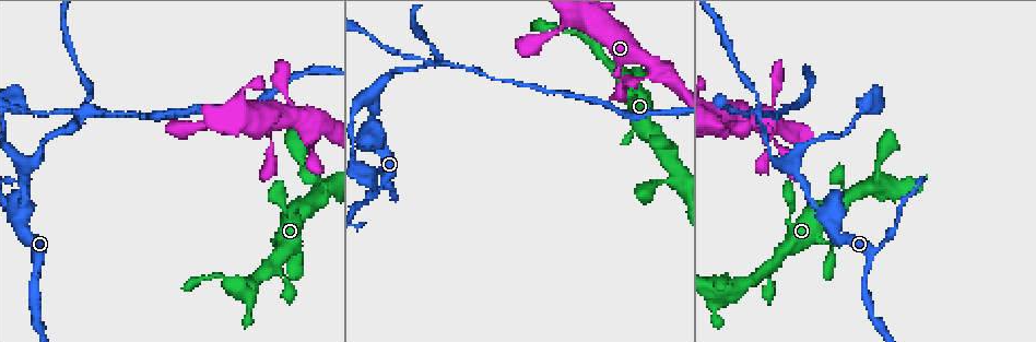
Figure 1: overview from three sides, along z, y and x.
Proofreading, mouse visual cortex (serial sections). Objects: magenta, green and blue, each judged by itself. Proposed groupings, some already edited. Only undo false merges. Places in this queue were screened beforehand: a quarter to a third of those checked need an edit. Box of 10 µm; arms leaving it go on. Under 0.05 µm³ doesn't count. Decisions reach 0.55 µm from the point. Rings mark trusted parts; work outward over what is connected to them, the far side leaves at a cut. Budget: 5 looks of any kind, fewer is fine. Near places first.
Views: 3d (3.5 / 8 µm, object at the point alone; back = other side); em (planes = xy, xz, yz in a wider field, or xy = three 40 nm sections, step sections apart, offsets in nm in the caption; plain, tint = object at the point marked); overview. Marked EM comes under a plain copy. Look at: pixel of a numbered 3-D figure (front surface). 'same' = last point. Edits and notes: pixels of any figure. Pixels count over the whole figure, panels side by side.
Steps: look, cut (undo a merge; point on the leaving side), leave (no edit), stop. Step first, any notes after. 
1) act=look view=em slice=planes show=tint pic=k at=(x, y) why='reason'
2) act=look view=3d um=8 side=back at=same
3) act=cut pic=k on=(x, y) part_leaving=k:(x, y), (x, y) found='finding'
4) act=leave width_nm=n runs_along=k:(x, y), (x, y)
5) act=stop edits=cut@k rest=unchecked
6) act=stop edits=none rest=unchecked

act=look view=3d um=3.5 side=back pic=1 at=(19, 218) why='sharp bend'

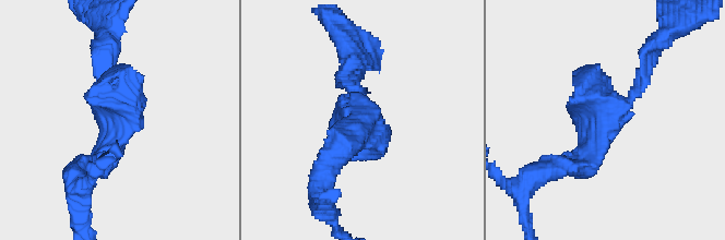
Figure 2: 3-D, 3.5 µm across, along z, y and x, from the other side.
act=look view=em slice=xy step=2 show=tint pic=2 at=(607, 120)

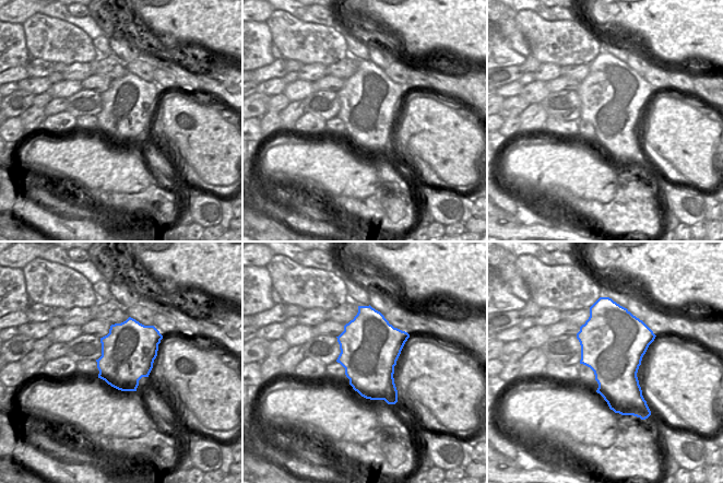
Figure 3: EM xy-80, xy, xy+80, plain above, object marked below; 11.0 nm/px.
act=leave runs_along=2:(570, 168), (629, 102), (645, 64) found='all the same cell'

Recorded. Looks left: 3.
act=look view=3d um=3.5 pic=1 at=(832, 248) why='narrows sharply'

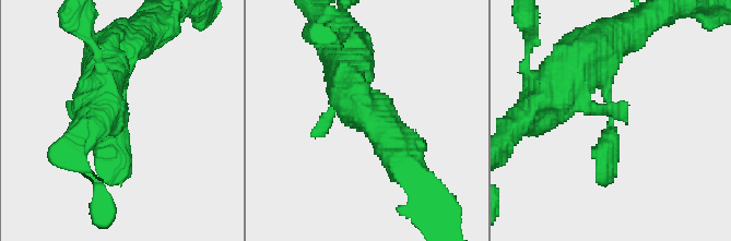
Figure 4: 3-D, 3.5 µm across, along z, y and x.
act=look view=em slice=xy step=2 show=tint pic=4 at=(610, 119)

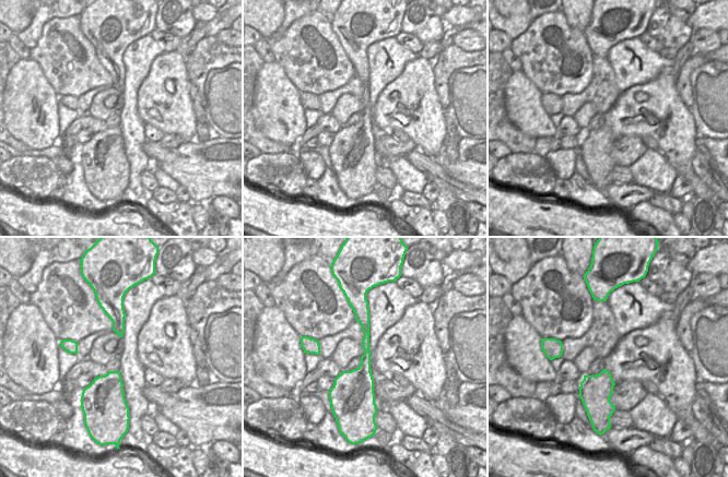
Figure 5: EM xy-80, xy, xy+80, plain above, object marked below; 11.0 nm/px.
act=leave found='all the same cell'

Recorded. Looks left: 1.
act=stop edits=none rest=unchecked

